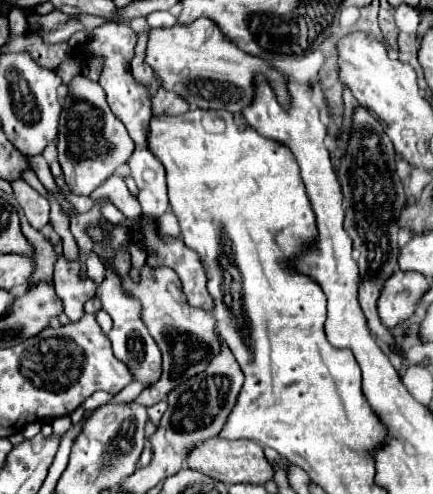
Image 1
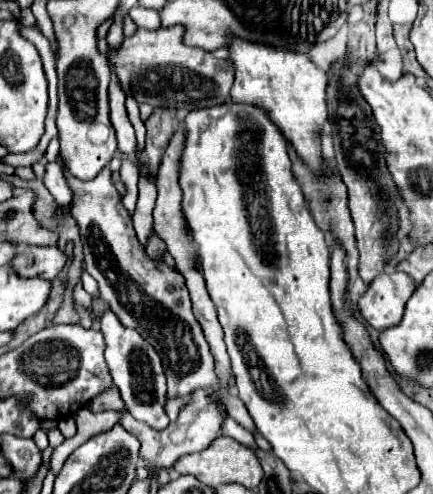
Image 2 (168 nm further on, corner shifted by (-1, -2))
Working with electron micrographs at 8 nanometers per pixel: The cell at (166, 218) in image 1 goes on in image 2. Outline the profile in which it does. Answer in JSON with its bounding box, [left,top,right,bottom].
[66,168,216,398]

